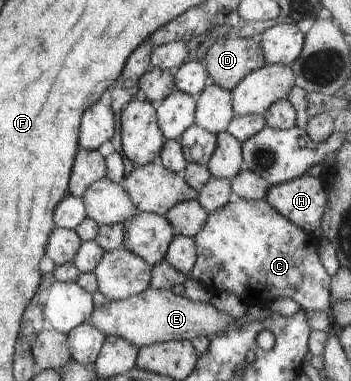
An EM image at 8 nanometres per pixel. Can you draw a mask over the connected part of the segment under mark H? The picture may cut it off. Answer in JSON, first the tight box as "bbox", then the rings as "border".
{"bbox":[266,174,328,235],"border":[[[307,174],[279,185],[271,185],[266,201],[287,220],[318,235],[328,201],[324,177]]]}

